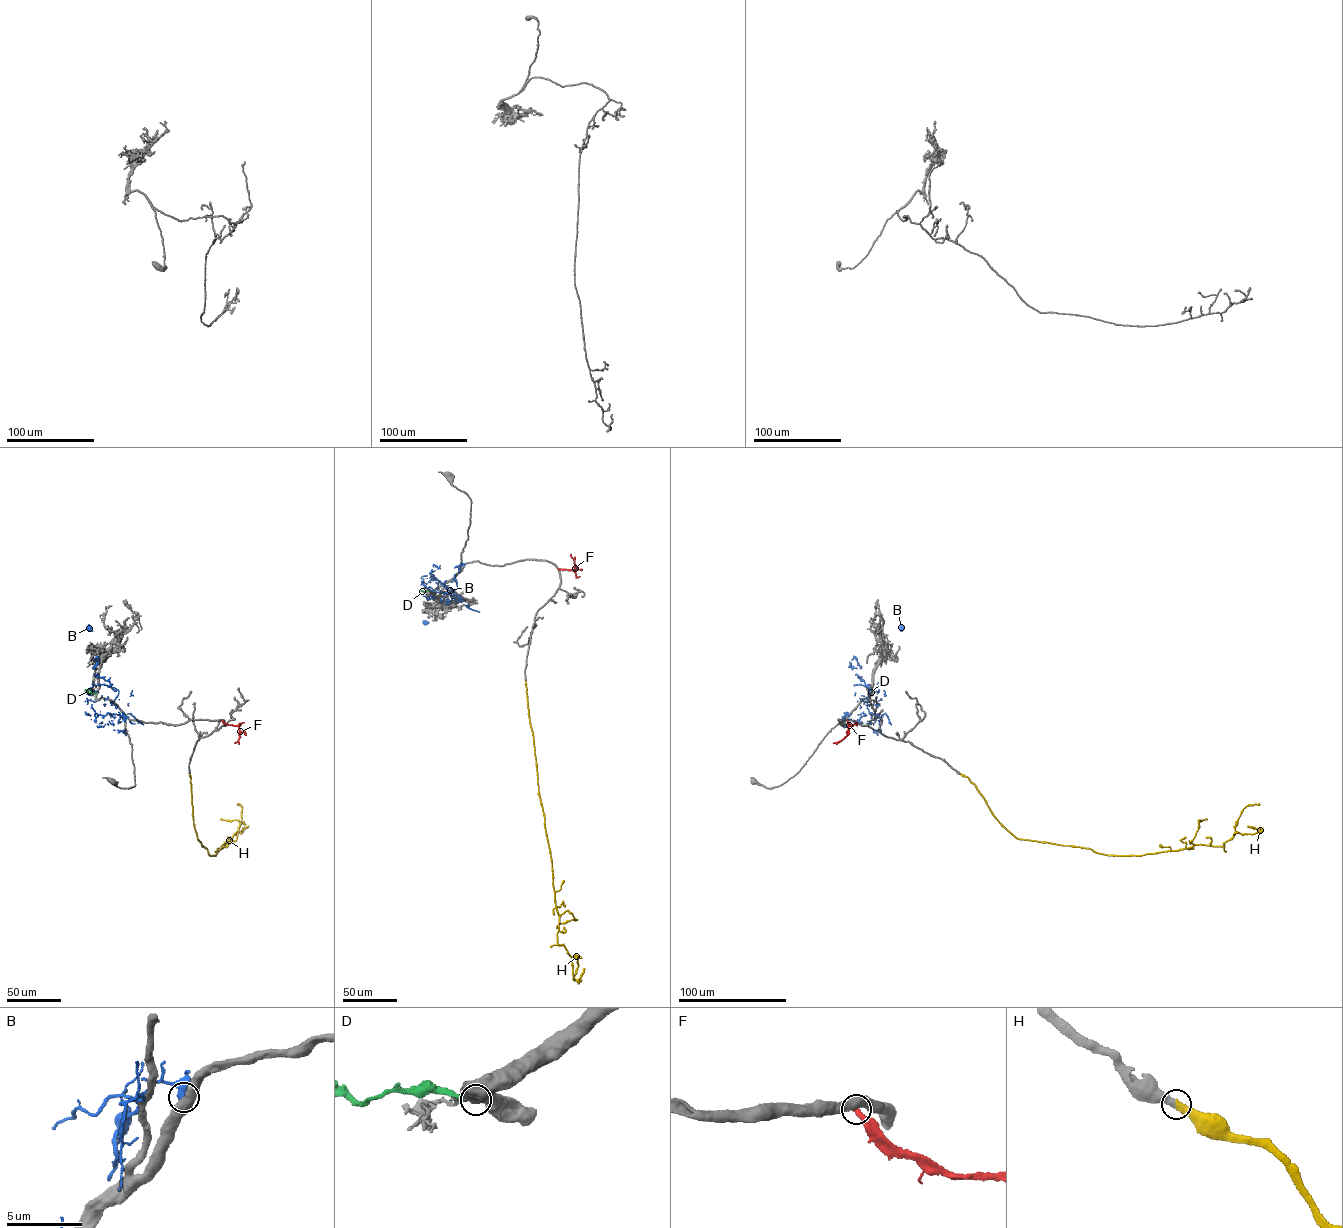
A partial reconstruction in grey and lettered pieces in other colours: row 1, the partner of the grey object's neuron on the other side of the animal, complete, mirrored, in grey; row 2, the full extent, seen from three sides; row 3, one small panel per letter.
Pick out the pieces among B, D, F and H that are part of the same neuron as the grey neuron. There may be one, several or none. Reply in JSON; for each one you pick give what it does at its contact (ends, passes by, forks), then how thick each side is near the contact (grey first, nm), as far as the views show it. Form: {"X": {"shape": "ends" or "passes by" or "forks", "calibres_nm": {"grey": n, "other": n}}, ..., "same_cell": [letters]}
{"H": {"shape": "ends", "calibres_nm": {"grey": 440, "other": 440}}, "same_cell": ["H"]}

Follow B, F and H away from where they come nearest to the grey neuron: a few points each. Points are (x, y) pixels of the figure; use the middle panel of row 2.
B: (463, 565), (449, 585), (453, 592), (439, 581), (428, 622), (428, 587), (446, 593), (479, 612)
F: (558, 568), (575, 569), (570, 554)
H: (525, 681), (539, 795), (559, 916), (557, 943), (577, 959), (575, 980)

